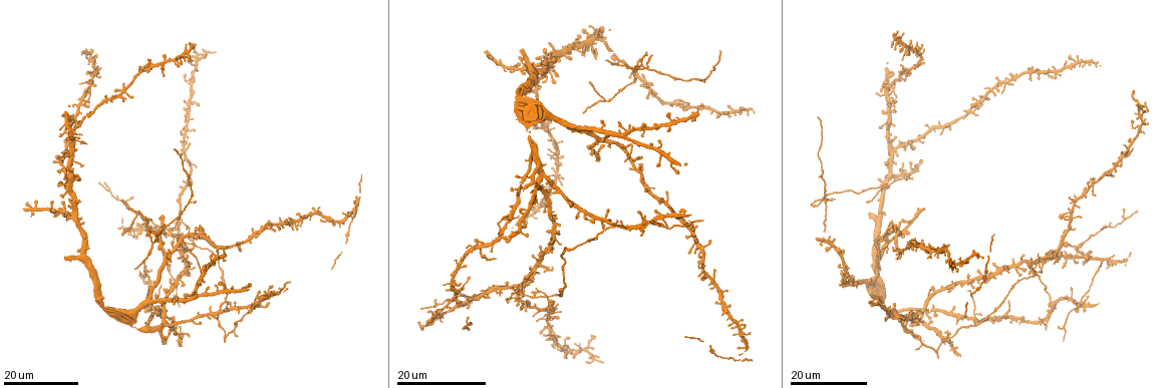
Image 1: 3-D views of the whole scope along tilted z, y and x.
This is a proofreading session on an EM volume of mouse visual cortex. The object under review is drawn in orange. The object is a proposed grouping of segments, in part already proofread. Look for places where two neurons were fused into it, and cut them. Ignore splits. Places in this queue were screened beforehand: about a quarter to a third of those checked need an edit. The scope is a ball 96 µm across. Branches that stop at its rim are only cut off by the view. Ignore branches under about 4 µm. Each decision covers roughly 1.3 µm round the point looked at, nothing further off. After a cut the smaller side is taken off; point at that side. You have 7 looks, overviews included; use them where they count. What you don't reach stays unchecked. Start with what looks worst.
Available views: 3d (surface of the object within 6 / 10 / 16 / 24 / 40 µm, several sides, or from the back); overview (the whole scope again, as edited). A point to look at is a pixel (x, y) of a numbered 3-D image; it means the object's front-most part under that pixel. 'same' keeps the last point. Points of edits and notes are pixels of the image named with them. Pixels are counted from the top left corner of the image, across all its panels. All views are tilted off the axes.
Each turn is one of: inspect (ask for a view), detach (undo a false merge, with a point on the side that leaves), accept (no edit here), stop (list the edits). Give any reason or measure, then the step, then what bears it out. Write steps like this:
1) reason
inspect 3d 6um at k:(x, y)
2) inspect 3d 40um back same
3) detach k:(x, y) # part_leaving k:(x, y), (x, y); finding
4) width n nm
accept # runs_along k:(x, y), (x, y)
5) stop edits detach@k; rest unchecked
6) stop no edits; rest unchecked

small branch off a trunk
inspect 3d 24um at 1:(973, 318)

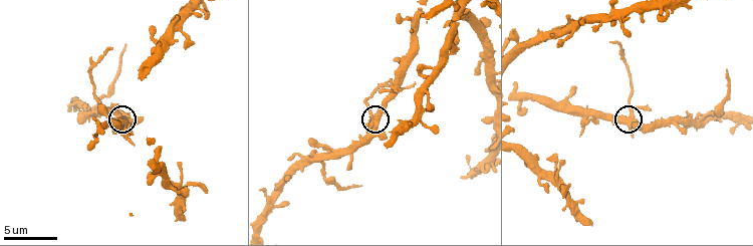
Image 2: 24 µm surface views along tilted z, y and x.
inspect 3d 10um at 2:(633, 118)

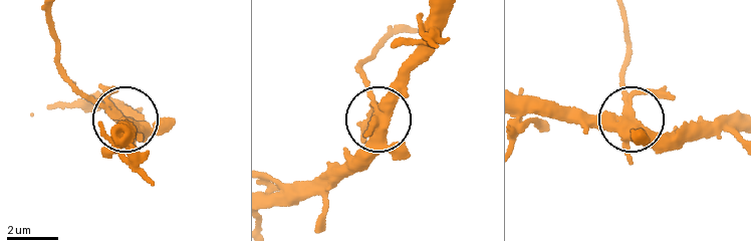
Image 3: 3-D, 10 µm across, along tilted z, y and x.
width 310 nm
detach 3:(106, 94) # part_leaving 3:(630, 123), (623, 13); a second neuron is stuck on

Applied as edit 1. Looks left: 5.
inspect overview

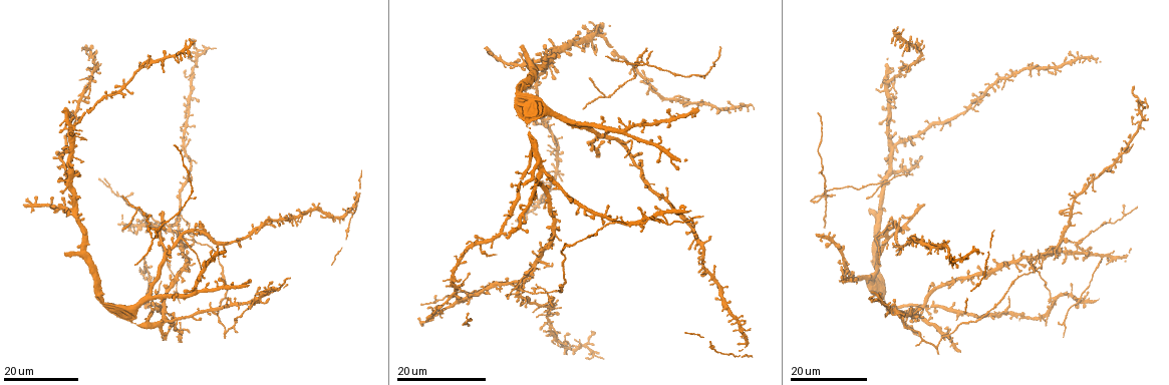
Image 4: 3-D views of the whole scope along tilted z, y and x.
a fork
inspect 3d 16um at 4:(535, 289)

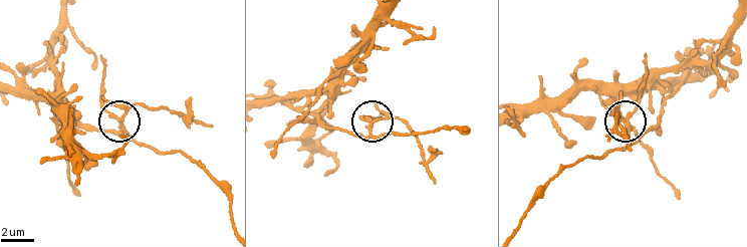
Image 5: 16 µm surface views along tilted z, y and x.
zoom in
inspect 3d 10um at 5:(371, 129)

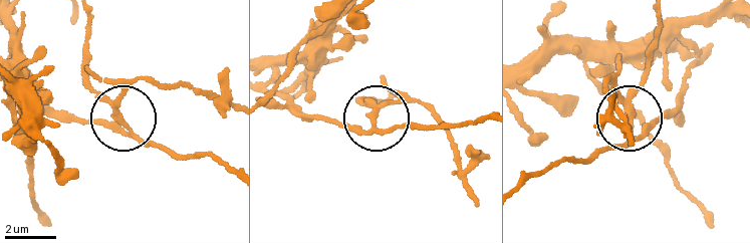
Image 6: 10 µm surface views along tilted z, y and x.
width 180 nm
detach 6:(119, 103) # part_leaving 6:(376, 129), (382, 105), (423, 103), (448, 136), (477, 205); two neurons meet here

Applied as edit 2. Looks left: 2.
stop edits detach@3, detach@6; rest unchecked

